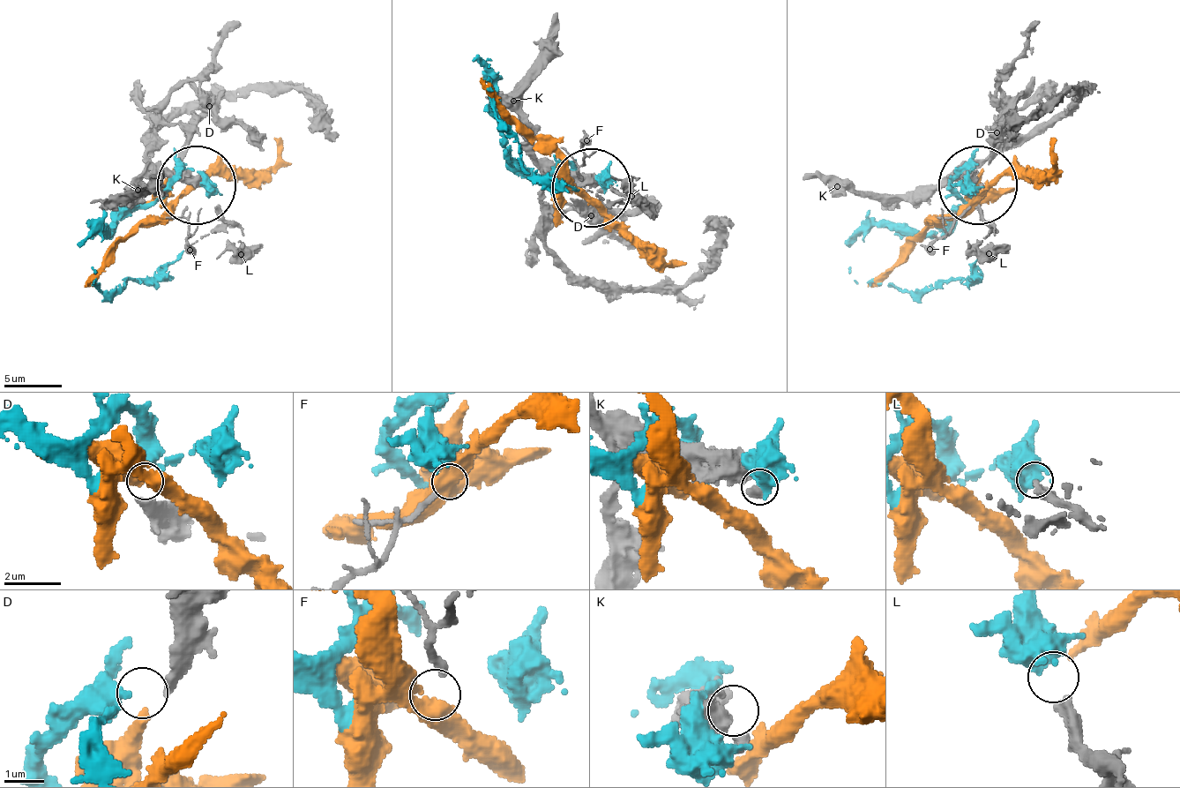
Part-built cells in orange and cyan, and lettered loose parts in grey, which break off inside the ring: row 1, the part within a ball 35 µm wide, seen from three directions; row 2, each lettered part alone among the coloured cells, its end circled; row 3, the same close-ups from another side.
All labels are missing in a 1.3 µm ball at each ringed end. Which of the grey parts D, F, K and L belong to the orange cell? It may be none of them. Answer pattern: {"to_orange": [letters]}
{"to_orange": ["D"]}

